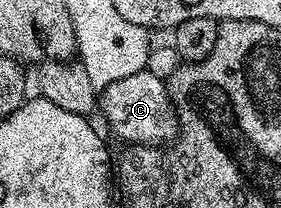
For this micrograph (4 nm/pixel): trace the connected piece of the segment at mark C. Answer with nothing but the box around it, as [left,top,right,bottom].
[98,69,180,145]

